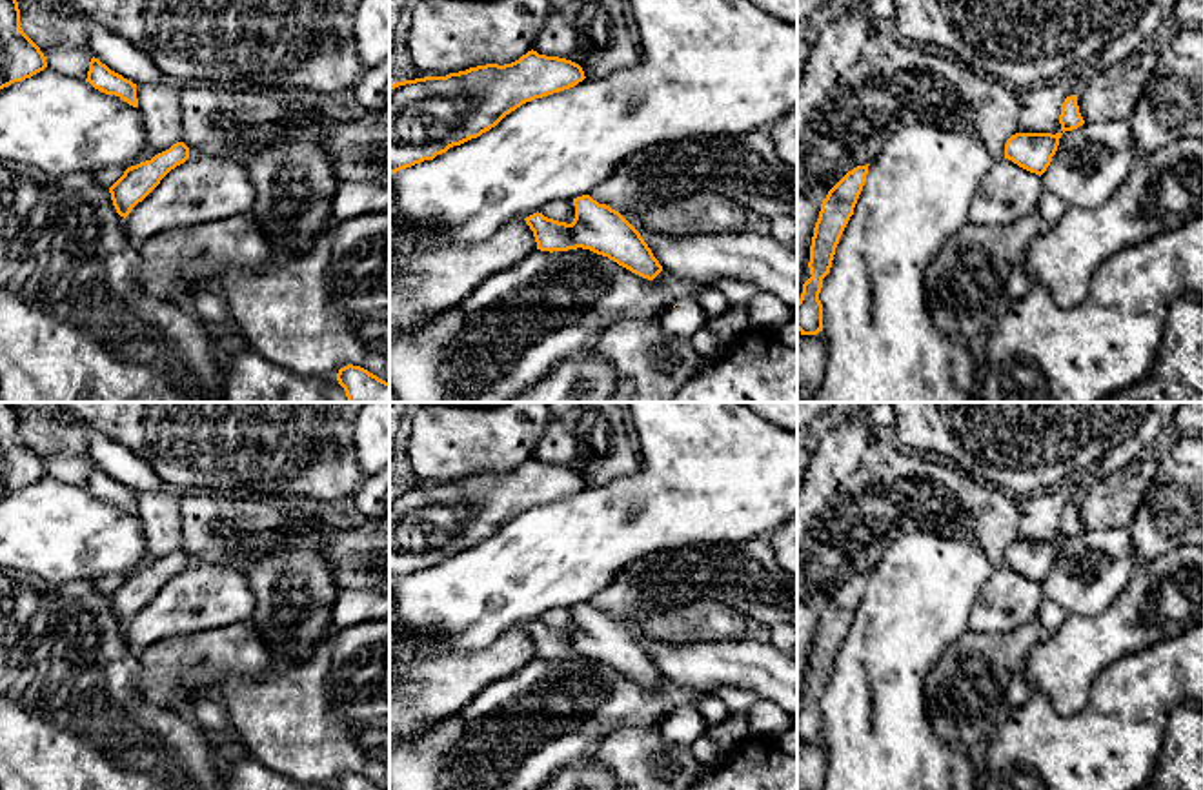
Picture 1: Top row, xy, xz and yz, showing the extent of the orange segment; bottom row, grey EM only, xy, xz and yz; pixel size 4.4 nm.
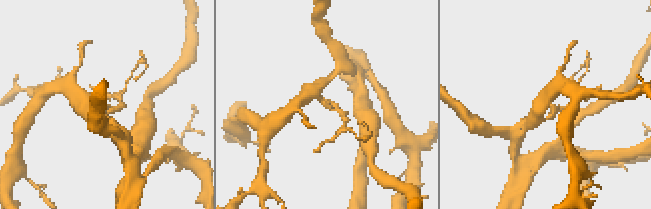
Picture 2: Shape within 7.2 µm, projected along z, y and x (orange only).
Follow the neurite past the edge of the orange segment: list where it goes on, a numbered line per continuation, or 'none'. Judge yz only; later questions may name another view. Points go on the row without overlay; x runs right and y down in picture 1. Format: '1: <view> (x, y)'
none

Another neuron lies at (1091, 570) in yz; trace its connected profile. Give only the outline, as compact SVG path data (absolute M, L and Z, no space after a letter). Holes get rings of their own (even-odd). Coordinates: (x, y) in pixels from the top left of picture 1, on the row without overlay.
M1128 528L1085 530L1061 542L1041 582L1043 597L1068 615L1097 615L1117 599L1139 564Z

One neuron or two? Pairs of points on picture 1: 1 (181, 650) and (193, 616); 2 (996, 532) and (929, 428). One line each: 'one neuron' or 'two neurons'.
1: two neurons
2: two neurons

